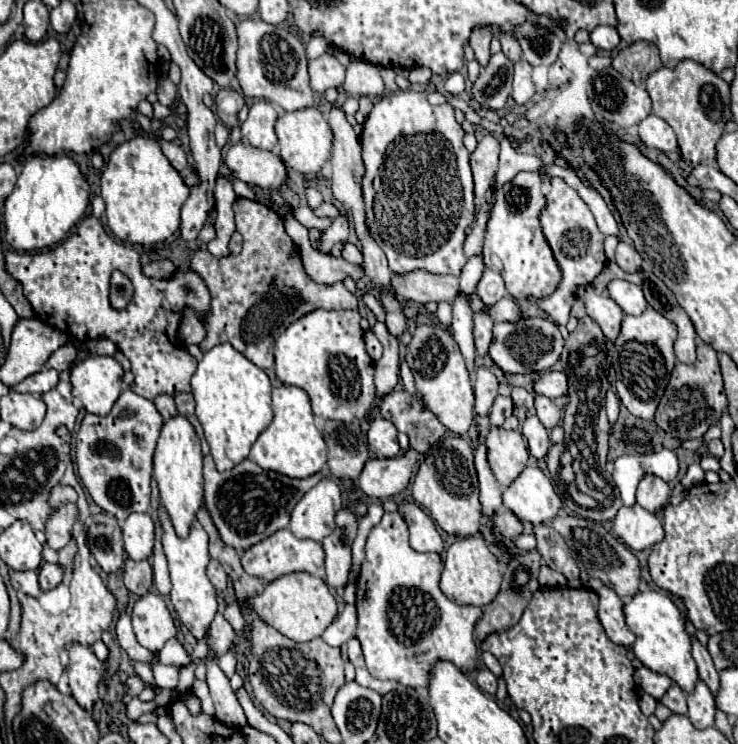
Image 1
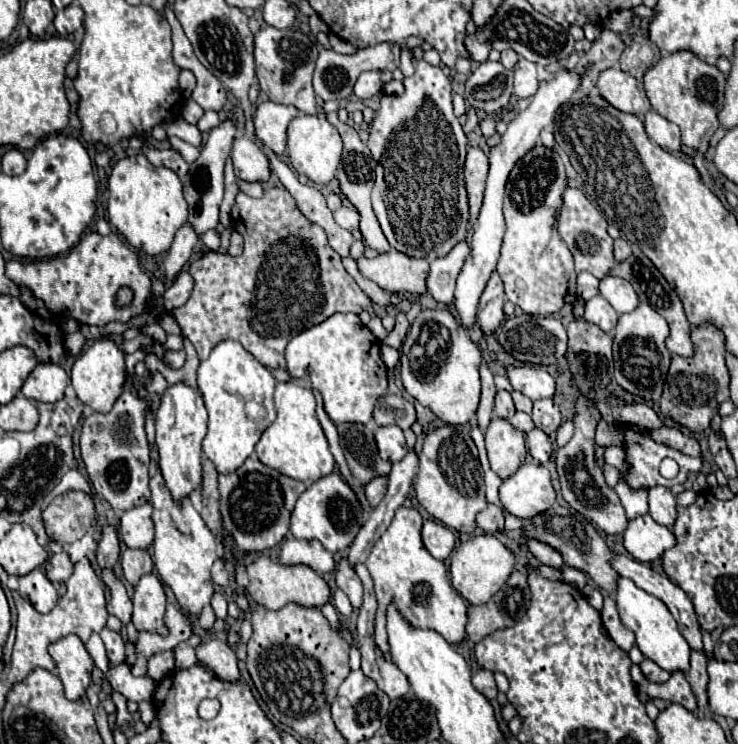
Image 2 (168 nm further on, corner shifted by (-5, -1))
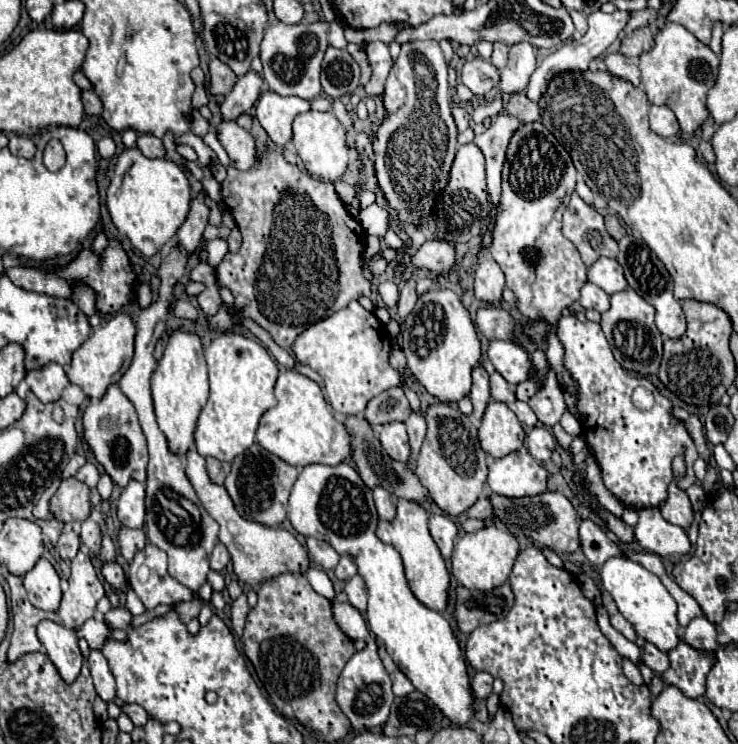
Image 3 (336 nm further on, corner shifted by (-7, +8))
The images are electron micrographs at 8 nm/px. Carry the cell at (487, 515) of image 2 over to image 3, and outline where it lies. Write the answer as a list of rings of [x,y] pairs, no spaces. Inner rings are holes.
[[[480,496],[466,512],[470,518],[478,518],[478,520],[488,520],[492,516],[492,504],[488,504],[488,500],[484,500],[484,496]]]

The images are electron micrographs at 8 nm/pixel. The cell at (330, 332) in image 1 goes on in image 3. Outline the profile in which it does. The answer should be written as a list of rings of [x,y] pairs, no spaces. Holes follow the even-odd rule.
[[[356,300],[344,310],[306,328],[292,346],[296,360],[320,374],[334,412],[350,416],[362,414],[374,396],[400,384],[398,372],[388,364],[390,348],[392,344],[386,326],[374,312],[364,310]]]

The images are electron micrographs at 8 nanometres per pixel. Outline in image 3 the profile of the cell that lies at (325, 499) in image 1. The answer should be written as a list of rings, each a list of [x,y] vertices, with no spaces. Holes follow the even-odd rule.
[[[346,462],[338,466],[304,466],[288,498],[288,520],[298,534],[324,540],[340,556],[348,554],[354,560],[358,576],[368,588],[366,620],[370,630],[384,642],[386,652],[416,690],[424,692],[454,724],[468,724],[474,716],[474,696],[462,650],[446,618],[440,612],[426,608],[412,594],[404,578],[400,552],[376,536],[378,514],[372,490],[362,482],[358,472]]]

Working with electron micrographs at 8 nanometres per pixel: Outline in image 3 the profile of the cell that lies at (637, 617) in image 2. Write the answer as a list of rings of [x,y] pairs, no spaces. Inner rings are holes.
[[[612,556],[602,566],[600,580],[604,590],[612,594],[620,614],[634,626],[638,636],[652,642],[662,652],[670,652],[672,648],[676,648],[680,640],[680,626],[676,620],[676,602],[656,574],[648,572],[644,566],[624,556]]]

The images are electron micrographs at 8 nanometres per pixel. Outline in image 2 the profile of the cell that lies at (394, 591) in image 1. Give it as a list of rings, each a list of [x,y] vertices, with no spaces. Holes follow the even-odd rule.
[[[398,507],[390,527],[376,541],[372,553],[366,559],[366,567],[374,579],[374,591],[378,599],[378,611],[374,619],[374,641],[386,661],[392,661],[388,633],[386,633],[386,609],[394,603],[404,617],[416,629],[432,629],[440,633],[452,647],[466,641],[466,623],[468,623],[468,603],[452,587],[446,565],[434,559],[420,537],[422,517],[416,509]]]

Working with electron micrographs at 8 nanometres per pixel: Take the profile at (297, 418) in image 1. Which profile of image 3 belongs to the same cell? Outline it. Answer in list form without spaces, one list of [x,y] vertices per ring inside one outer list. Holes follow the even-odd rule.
[[[286,370],[278,376],[276,400],[278,404],[262,414],[256,430],[256,442],[264,450],[292,466],[336,466],[352,456],[352,436],[346,426],[334,418],[332,408],[324,400],[324,394],[314,380],[298,374],[296,370]]]

